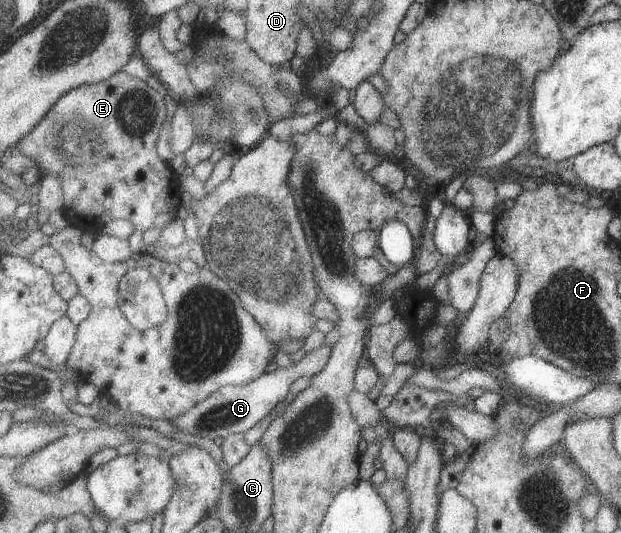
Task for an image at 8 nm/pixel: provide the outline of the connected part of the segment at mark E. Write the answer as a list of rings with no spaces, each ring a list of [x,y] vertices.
[[[124,71],[114,74],[110,79],[97,84],[84,84],[83,86],[72,89],[64,97],[60,98],[60,101],[52,107],[51,111],[43,117],[42,121],[32,131],[23,137],[22,141],[17,143],[17,147],[20,148],[24,154],[28,154],[39,164],[42,177],[57,176],[61,179],[63,185],[63,192],[65,195],[65,204],[62,209],[62,213],[68,224],[78,226],[80,229],[92,233],[101,233],[104,231],[108,223],[116,220],[128,220],[132,221],[138,230],[146,231],[155,227],[157,230],[163,229],[164,226],[172,223],[178,215],[178,209],[183,205],[183,199],[178,193],[172,191],[172,181],[177,179],[177,175],[172,173],[172,169],[164,163],[164,159],[160,157],[159,150],[157,149],[157,141],[161,134],[161,127],[166,121],[166,102],[164,101],[163,94],[150,87],[150,84],[146,83],[146,80],[133,77]]]

